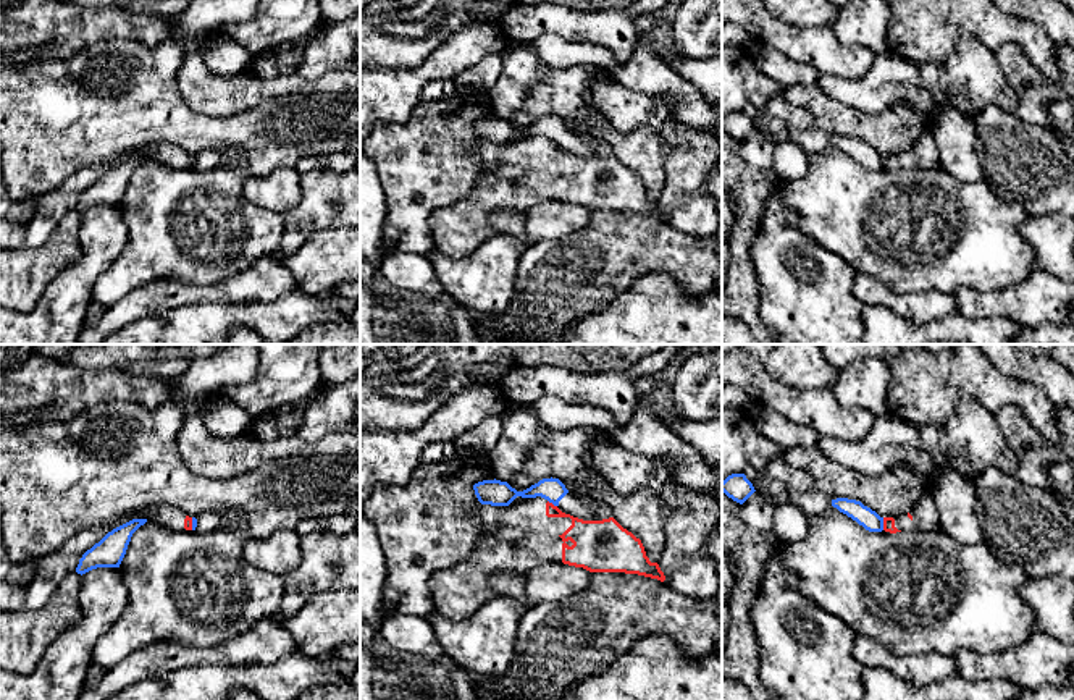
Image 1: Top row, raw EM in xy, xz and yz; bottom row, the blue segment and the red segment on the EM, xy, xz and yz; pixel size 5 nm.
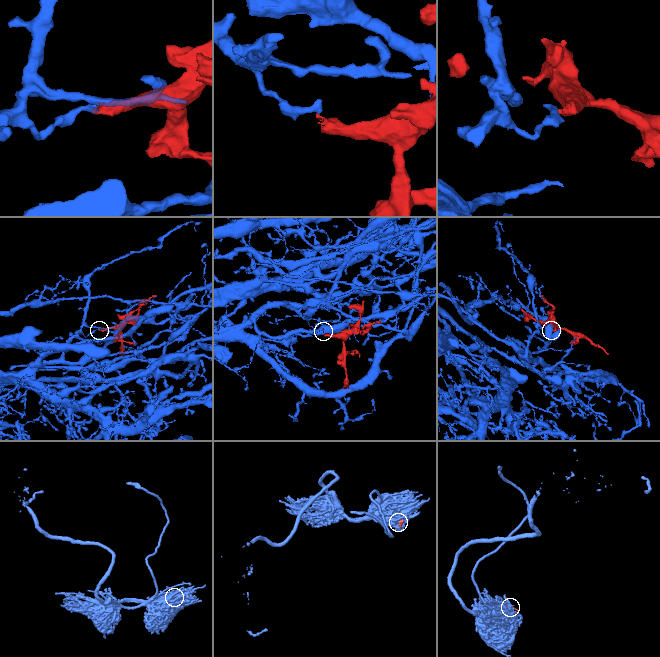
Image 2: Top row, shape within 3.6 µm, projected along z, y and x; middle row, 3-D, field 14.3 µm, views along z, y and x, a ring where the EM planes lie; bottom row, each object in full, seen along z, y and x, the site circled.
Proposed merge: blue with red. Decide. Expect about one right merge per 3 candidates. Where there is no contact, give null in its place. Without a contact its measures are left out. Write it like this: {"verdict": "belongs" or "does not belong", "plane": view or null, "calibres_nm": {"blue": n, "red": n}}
{"verdict": "belongs", "plane": "yz", "calibres_nm": {"blue": 100, "red": 60}}

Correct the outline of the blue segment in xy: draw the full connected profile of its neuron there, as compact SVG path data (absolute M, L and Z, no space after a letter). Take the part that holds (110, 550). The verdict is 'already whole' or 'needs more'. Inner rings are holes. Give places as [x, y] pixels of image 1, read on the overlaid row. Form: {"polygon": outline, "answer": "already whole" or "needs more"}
{"polygon": "M132 519L111 532L87 550L76 567L78 574L86 574L97 567L120 567L132 533L147 522L147 519Z", "answer": "already whole"}

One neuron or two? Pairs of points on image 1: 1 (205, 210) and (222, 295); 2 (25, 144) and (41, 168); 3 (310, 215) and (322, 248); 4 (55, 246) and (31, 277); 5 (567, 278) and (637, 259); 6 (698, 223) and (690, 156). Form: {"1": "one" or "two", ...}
{"1": "two", "2": "one", "3": "two", "4": "one", "5": "one", "6": "one"}

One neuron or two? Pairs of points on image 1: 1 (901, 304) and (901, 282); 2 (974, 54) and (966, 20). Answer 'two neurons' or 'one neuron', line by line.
1: two neurons
2: two neurons

